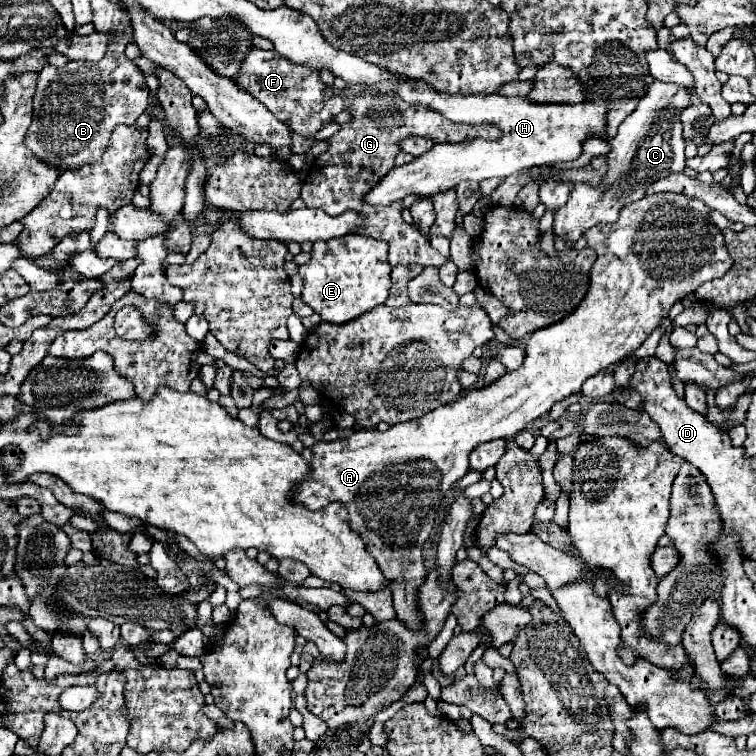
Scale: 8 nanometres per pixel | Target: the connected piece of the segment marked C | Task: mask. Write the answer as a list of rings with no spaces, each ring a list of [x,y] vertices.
[[[653,82],[649,86],[649,92],[639,100],[635,112],[619,126],[617,136],[609,140],[611,152],[605,182],[601,186],[575,184],[567,204],[555,212],[555,238],[561,238],[565,244],[575,244],[591,226],[615,222],[619,218],[619,208],[643,198],[653,180],[685,170],[685,140],[679,112],[689,106],[689,102],[687,88],[665,82]]]

